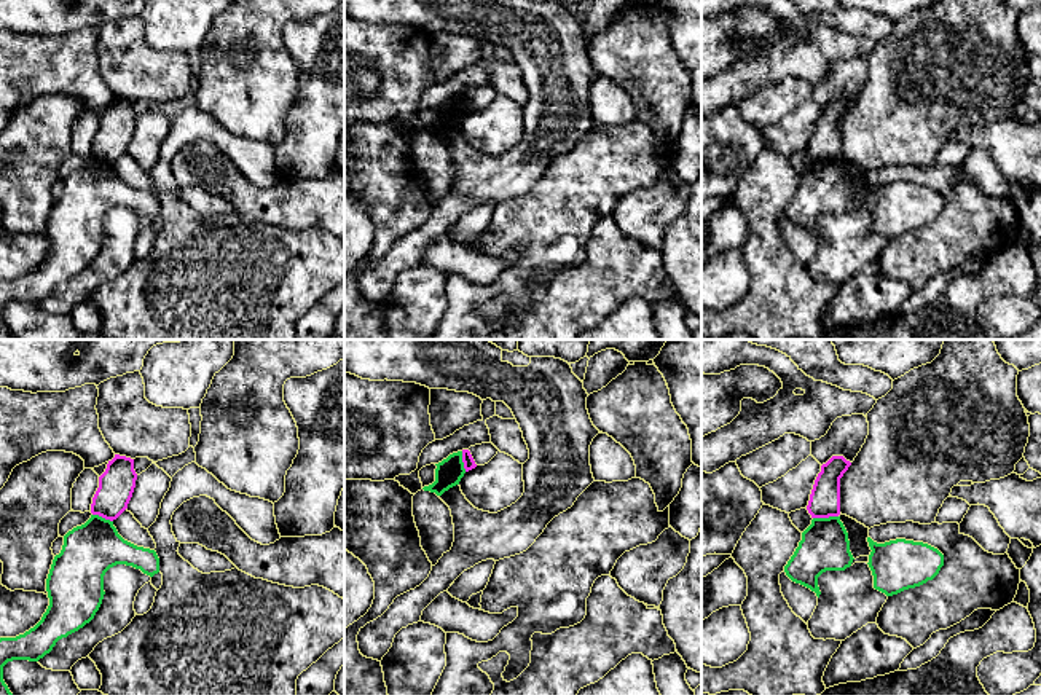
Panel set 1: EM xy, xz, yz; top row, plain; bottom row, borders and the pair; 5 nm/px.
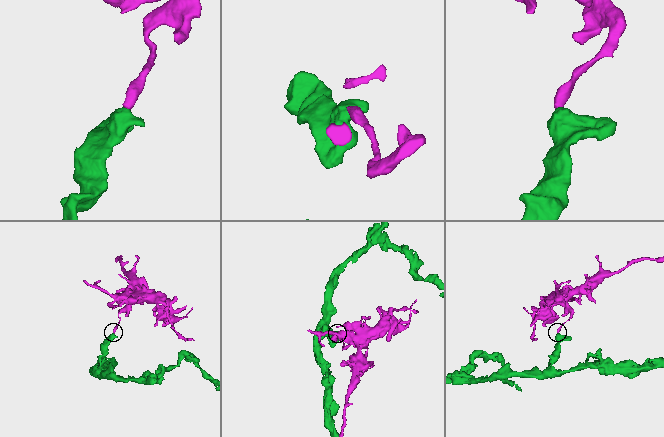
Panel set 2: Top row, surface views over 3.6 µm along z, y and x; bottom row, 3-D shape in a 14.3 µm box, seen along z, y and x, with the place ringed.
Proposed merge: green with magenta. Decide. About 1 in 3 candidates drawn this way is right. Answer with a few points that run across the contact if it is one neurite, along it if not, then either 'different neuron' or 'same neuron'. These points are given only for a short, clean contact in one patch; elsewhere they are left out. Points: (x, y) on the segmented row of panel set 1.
yz (837, 515), (813, 518) | different neuron

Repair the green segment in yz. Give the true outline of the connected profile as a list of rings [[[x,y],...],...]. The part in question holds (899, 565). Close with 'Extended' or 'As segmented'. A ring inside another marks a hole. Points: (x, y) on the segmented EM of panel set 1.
[[[867,537],[870,555],[869,567],[874,588],[886,596],[920,587],[933,580],[944,566],[944,555],[923,542],[896,539],[877,544]]]. As segmented

